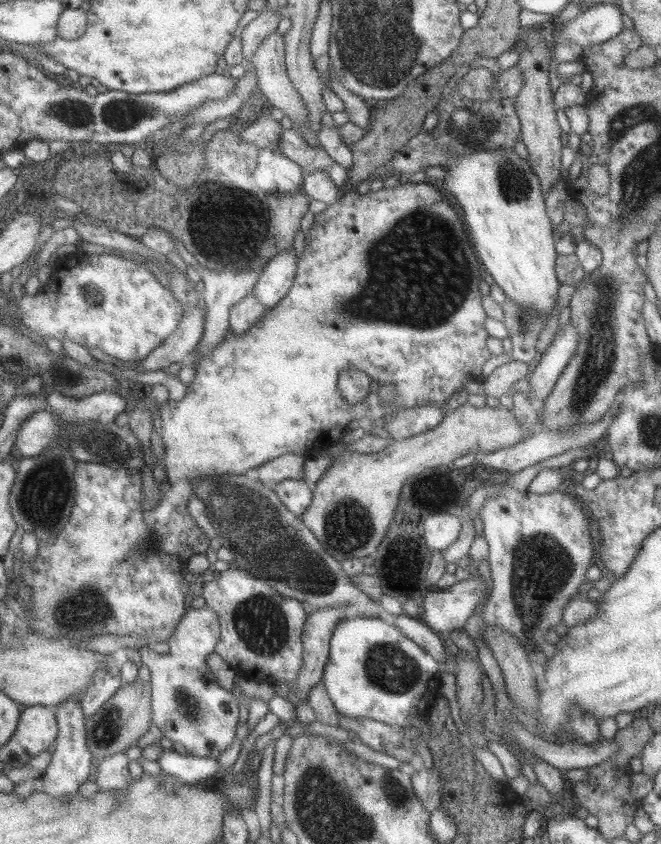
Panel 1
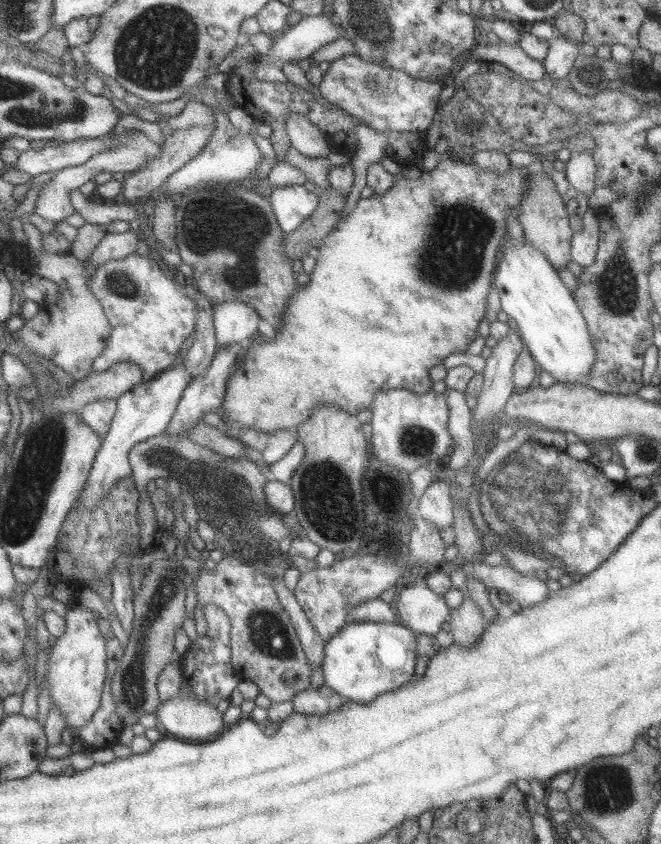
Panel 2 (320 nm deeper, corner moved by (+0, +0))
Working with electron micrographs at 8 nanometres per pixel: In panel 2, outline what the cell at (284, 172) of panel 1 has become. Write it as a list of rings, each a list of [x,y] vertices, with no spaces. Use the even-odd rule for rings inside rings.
[[[293,184],[271,188],[269,197],[270,205],[276,218],[277,224],[282,232],[289,234],[291,231],[297,231],[297,228],[303,221],[315,210],[319,196],[315,192],[309,192],[303,185]]]

